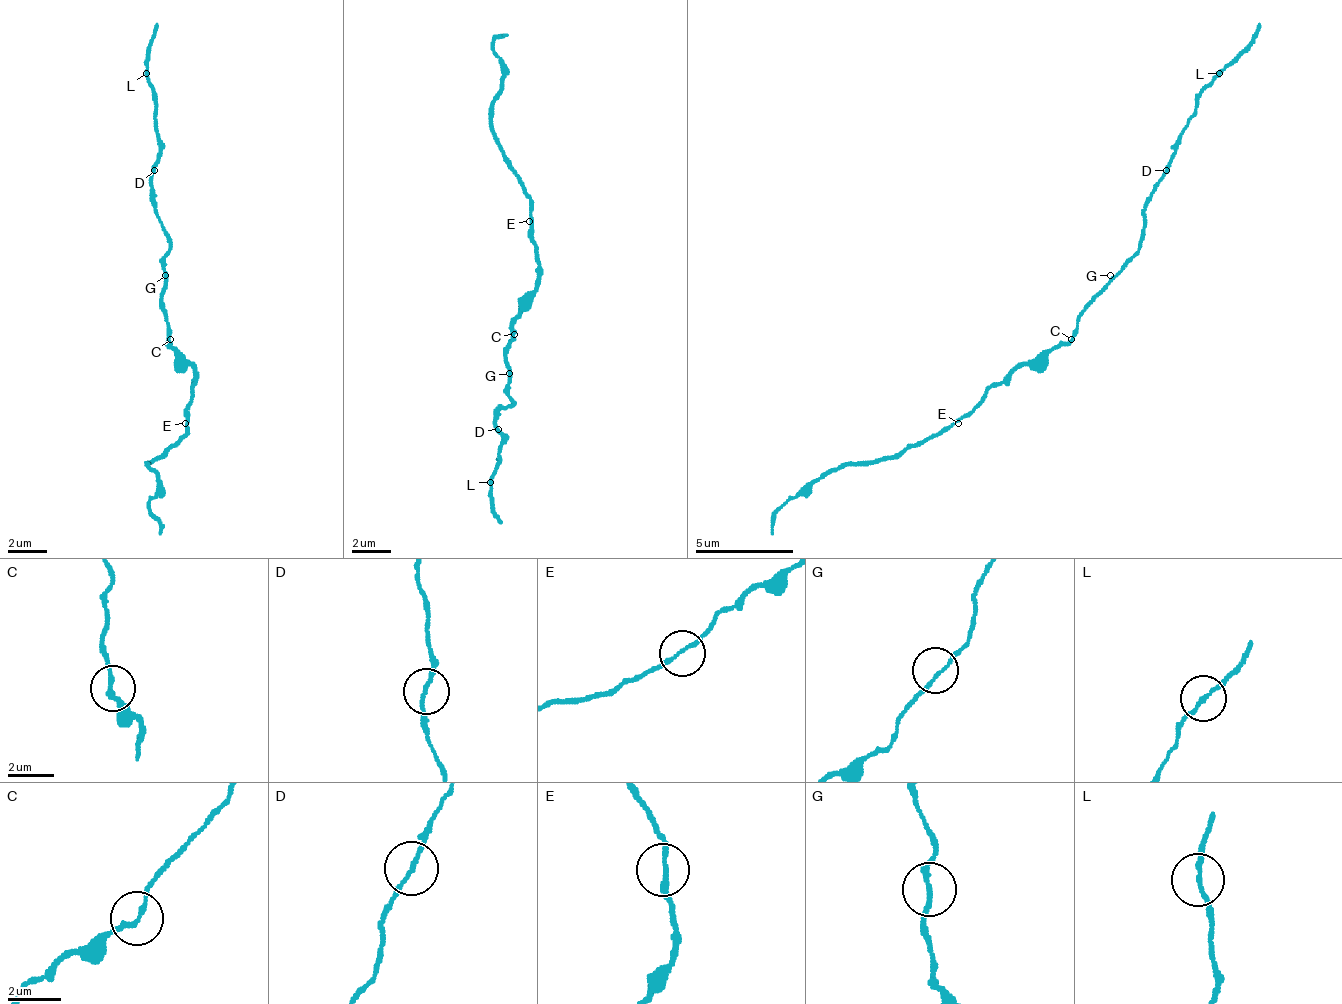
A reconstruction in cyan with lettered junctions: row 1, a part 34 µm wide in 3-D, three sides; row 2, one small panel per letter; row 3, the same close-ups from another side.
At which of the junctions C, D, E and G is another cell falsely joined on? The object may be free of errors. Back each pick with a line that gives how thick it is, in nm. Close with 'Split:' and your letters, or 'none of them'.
Split: none of them

